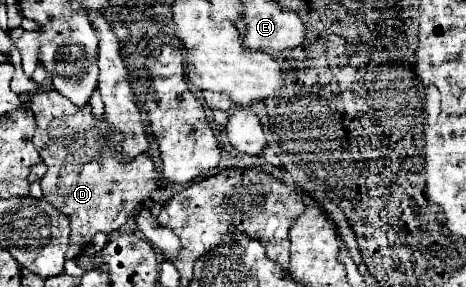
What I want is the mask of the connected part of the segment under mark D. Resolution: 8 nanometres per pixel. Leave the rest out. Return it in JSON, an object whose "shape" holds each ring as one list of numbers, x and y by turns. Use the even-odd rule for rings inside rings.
{"shape":[[51,90,35,94,29,108,37,122,33,144,41,160,49,166,39,182,43,198,61,214,69,216,71,240,67,258,77,258,97,232,111,234,123,226,127,218,135,214,139,204,153,190,161,188,163,176,157,172,149,154,137,156,131,164,121,164,111,152,101,152,97,140,93,140,89,128,85,128,85,124,89,124,85,118,91,114,91,106,77,108,71,100]]}

